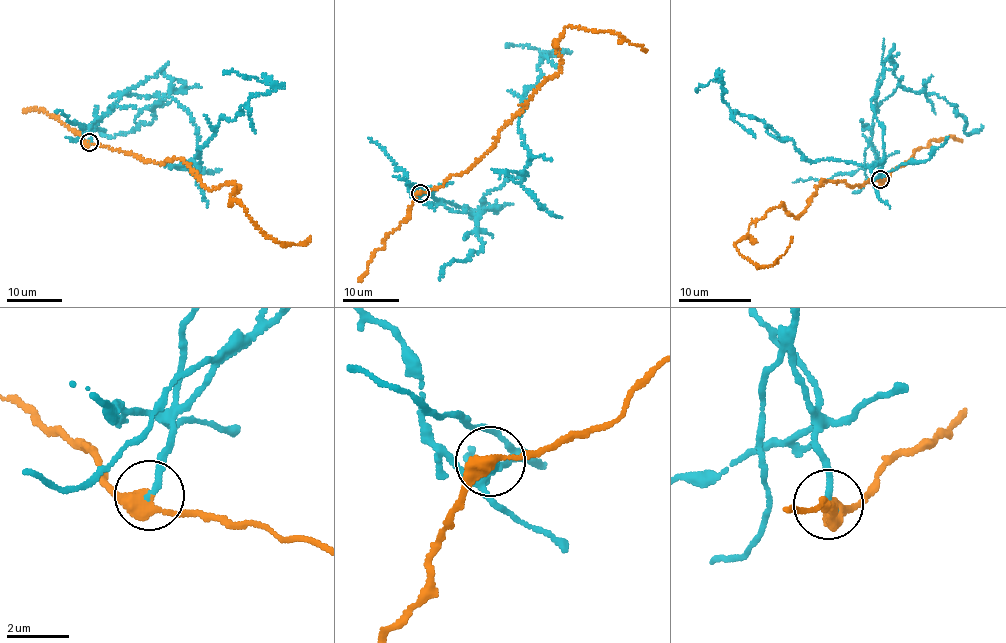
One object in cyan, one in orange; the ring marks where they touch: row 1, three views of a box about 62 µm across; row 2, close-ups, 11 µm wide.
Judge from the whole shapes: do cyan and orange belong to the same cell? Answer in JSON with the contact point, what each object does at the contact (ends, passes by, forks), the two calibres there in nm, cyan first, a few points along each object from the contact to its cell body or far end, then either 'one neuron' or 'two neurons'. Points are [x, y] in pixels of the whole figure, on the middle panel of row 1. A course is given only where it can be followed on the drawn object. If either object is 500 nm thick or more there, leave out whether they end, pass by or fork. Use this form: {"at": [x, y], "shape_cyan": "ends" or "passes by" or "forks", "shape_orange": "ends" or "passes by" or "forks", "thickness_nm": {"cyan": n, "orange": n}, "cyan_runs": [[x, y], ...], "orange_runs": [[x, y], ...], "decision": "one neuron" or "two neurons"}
{"at": [420, 193], "shape_cyan": "ends", "shape_orange": "passes by", "thickness_nm": {"cyan": 220, "orange": 440}, "cyan_runs": [[420, 193], [480, 213], [489, 191], [527, 173], [522, 95], [539, 59], [561, 51], [505, 45]], "orange_runs": [[420, 193], [467, 171], [546, 80], [559, 72], [562, 57], [554, 43], [565, 28], [605, 31], [646, 52]], "decision": "two neurons"}

